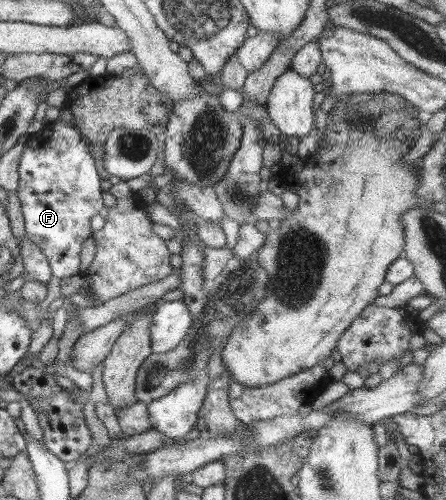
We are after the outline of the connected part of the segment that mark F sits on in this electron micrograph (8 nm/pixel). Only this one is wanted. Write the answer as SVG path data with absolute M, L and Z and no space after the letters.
M62 116L52 124L46 126L43 132L28 138L26 149L18 162L20 207L25 218L26 235L42 249L50 263L51 273L60 279L73 277L81 273L80 254L82 243L92 236L90 218L99 214L104 208L102 200L101 176L98 172L96 160L90 154L88 142L76 130L74 124Z

